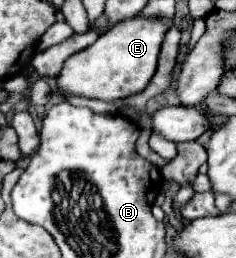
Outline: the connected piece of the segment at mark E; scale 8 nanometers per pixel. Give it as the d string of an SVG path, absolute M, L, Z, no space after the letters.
M136 16L114 24L104 34L100 34L92 46L66 60L60 76L56 78L58 92L96 98L104 102L114 102L138 94L148 86L156 72L160 46L170 28L170 24L164 22L164 18Z

